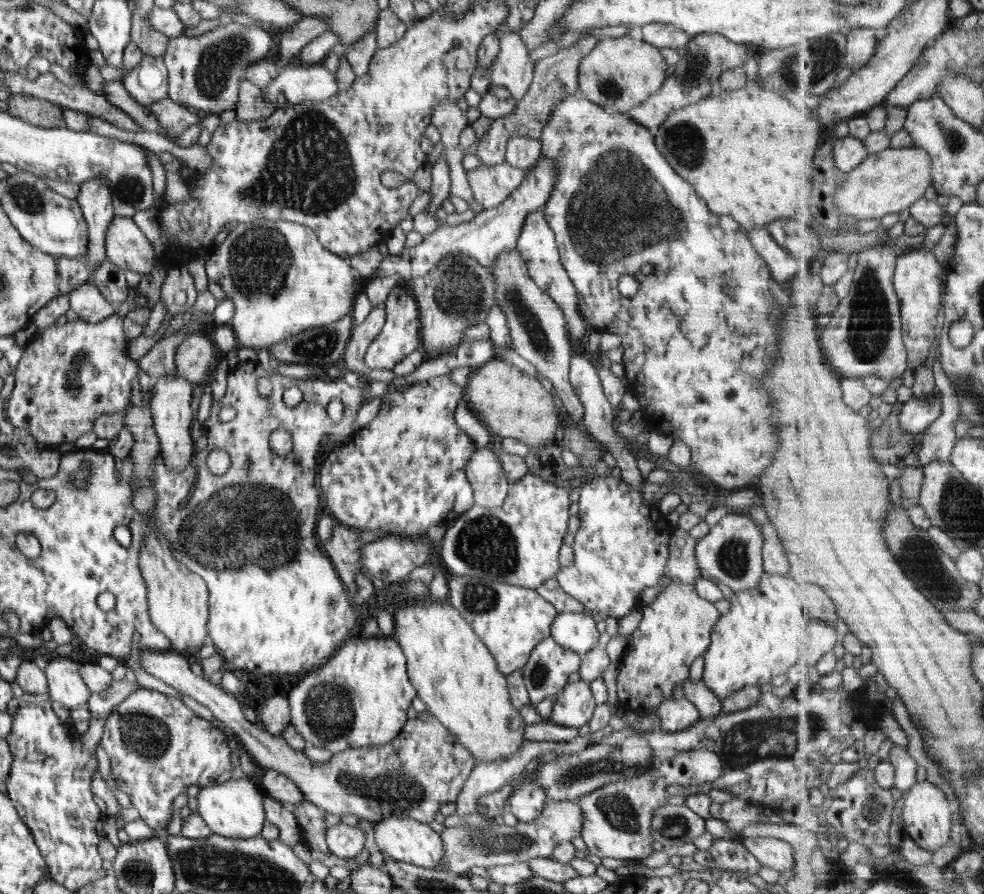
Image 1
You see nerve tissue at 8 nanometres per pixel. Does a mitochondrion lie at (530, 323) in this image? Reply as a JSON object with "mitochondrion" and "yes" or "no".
{"mitochondrion":"yes"}

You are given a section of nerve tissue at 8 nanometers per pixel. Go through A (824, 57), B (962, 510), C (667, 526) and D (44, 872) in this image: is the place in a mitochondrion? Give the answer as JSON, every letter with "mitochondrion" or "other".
{"A":"mitochondrion","B":"mitochondrion","C":"other","D":"other"}

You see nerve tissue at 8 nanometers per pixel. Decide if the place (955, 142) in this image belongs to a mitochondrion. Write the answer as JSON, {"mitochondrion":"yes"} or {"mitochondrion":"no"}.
{"mitochondrion":"yes"}

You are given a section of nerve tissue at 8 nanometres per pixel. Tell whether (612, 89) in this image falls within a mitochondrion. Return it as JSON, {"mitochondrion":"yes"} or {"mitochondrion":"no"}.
{"mitochondrion":"yes"}

